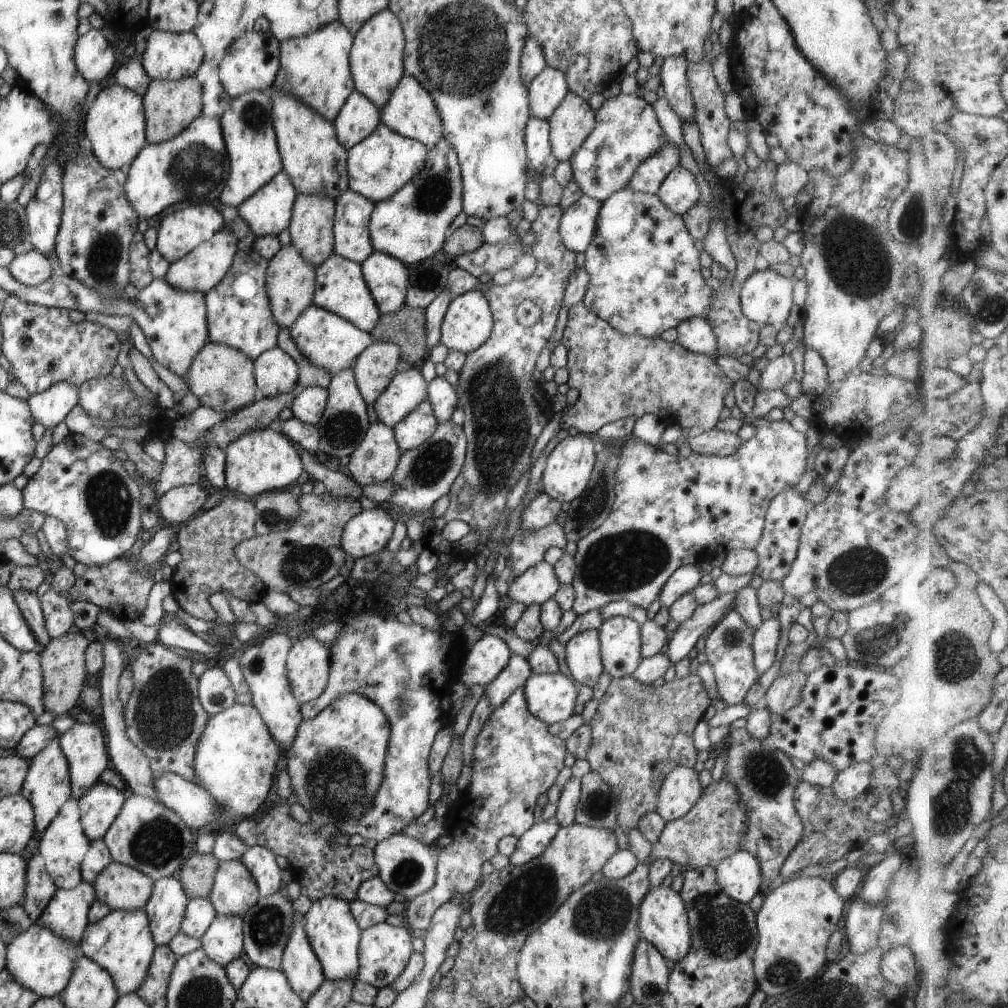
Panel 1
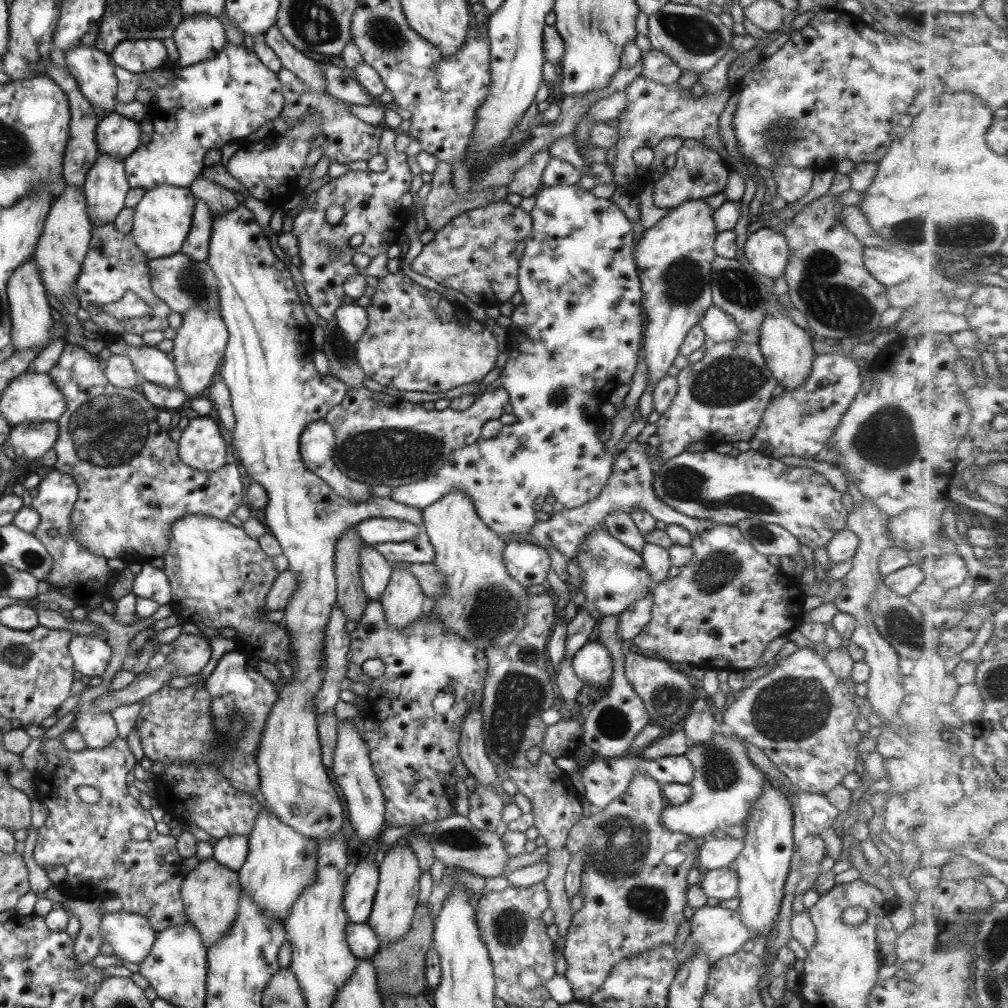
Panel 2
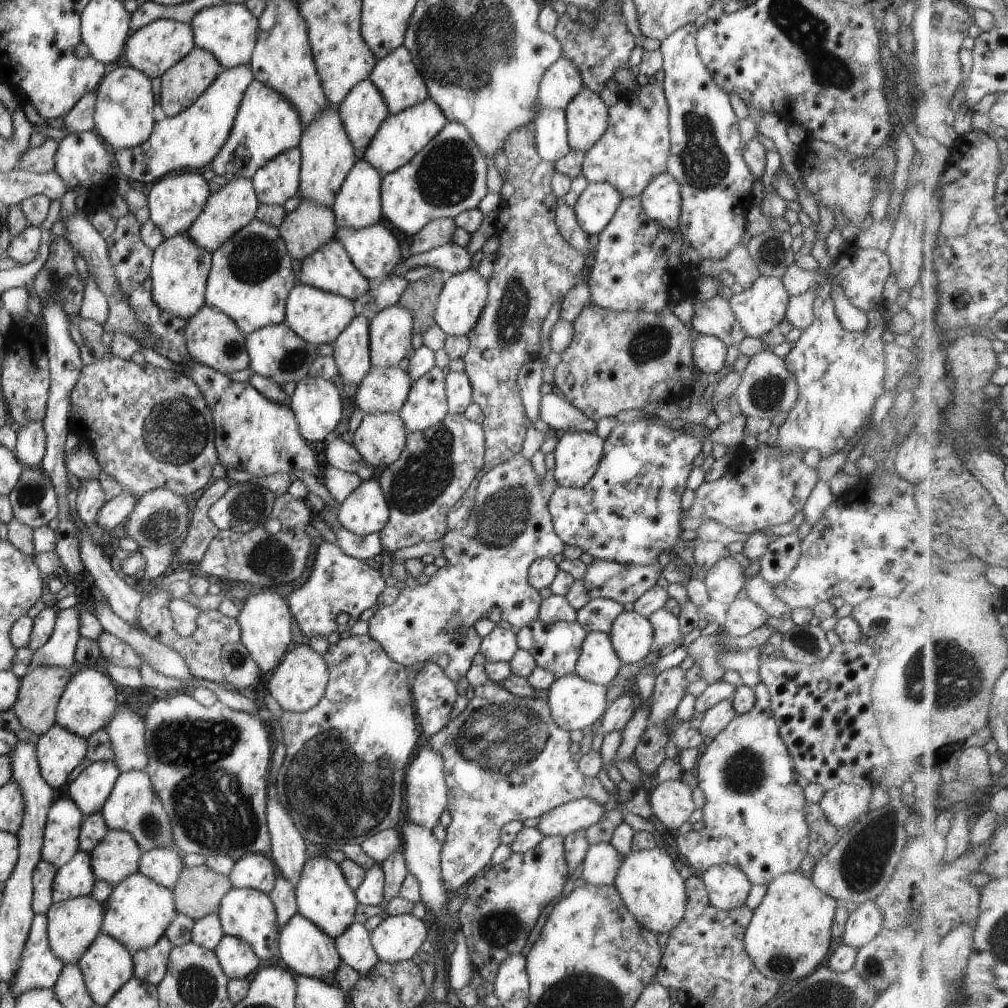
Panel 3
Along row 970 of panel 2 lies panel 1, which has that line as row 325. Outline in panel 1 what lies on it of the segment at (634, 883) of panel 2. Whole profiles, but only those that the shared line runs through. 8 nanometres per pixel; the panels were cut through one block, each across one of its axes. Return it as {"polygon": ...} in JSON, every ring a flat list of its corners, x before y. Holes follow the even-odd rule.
{"polygon":[[582,301,568,308,566,325,559,343,567,349,564,366,568,370,566,384,578,392,575,403,559,413,560,429,575,428,579,433,591,435,607,422,620,418,636,419,651,413,668,423,677,423,683,437,696,437,717,424,719,412,723,408,723,395,733,385,708,356,684,349,676,341,668,343,661,338,621,334,585,308]]}

